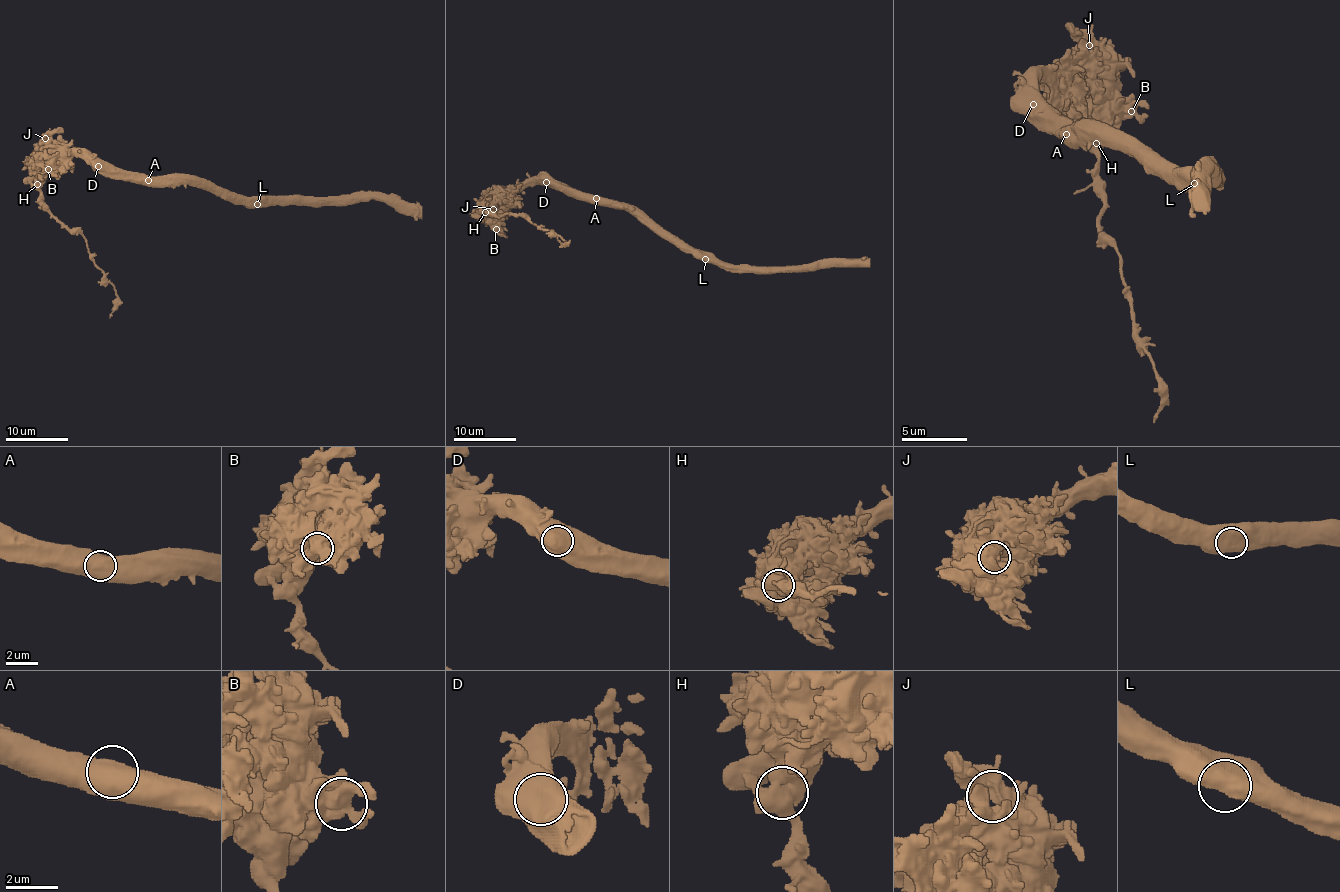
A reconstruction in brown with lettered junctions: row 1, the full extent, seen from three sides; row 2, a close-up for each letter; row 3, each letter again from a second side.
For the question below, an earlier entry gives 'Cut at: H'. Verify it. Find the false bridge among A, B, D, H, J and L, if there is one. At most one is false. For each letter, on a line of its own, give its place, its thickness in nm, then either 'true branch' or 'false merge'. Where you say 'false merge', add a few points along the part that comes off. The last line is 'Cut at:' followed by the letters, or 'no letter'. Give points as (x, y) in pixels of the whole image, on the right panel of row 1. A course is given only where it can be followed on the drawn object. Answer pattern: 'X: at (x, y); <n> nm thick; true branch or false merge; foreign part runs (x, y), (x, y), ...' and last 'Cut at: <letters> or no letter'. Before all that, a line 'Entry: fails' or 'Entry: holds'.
Entry: holds
A: at (1066, 134); 700 nm thick; true branch
B: at (1131, 111); 600 nm thick; true branch
D: at (1033, 104); 700 nm thick; true branch
H: at (1096, 143); 650 nm thick; false merge; foreign part runs (1095, 143), (1099, 232), (1122, 255), (1125, 295), (1131, 305), (1131, 338), (1151, 357), (1158, 394), (1155, 423)
J: at (1089, 45); 600 nm thick; true branch
L: at (1194, 183); 1000 nm thick; true branch
Cut at: H

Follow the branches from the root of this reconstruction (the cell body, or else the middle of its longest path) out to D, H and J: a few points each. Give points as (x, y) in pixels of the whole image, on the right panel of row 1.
D: (1072, 124), (1062, 124), (1033, 104)
H: (1072, 124), (1036, 91), (1036, 81), (1043, 81), (1059, 97), (1066, 111), (1095, 143)
J: (1072, 124), (1036, 91), (1036, 81), (1043, 81), (1076, 51), (1089, 45)

